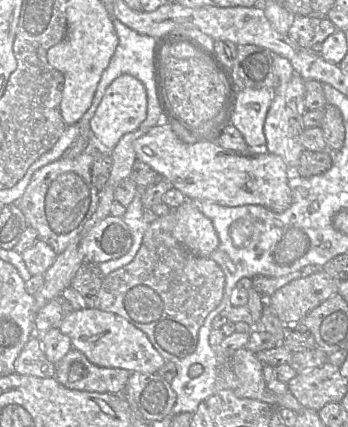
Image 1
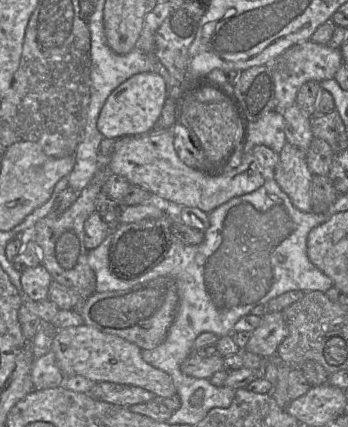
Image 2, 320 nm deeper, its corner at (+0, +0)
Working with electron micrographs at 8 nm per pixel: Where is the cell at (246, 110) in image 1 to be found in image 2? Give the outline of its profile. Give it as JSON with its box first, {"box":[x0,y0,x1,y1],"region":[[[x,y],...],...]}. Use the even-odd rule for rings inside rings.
{"box":[245,110,287,153],"region":[[[273,110],[257,121],[250,123],[248,141],[245,150],[261,144],[279,153],[287,143],[285,121],[282,113]]]}

